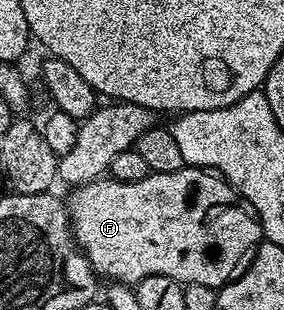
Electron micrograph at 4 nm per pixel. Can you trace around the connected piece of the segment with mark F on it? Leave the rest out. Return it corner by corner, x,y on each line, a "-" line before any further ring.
185,166
182,170
174,170
174,174
149,172
146,178
142,178
142,182
118,182
111,178
101,178
89,184
73,187
71,192
72,197
67,197
66,203
72,222
72,235
76,243
80,245
80,251
87,256
90,266
95,270
97,277
104,278
104,276
109,276
107,278
109,281
118,284
135,286
140,281
145,280
147,276
165,276
183,285
197,284
198,286
208,286
219,290
237,275
238,269
245,263
246,257
262,240
260,221
256,219
255,215
245,207
240,197
236,195
236,189
227,180
211,170

